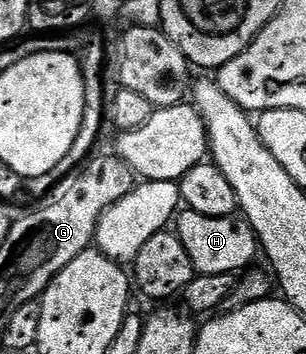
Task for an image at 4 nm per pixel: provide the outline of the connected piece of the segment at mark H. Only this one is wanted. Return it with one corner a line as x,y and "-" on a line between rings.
184,208
174,218
173,231
181,239
181,247
189,251
189,259
193,263
196,274
225,275
226,273
242,274
248,267
256,263
255,256
260,256
259,241
251,224
245,219
232,215
229,217
210,217
197,211

